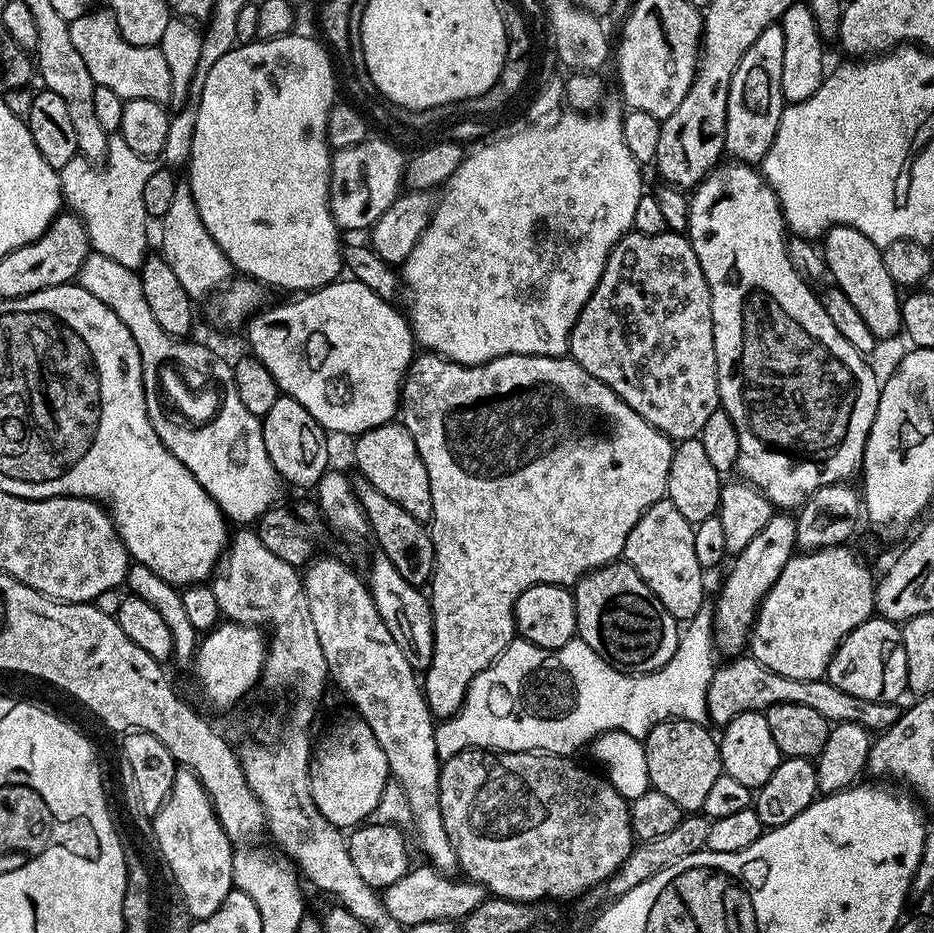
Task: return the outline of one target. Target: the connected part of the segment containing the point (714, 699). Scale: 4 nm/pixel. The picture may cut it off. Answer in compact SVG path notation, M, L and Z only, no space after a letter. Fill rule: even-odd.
M741 654L724 663L712 675L708 691L708 720L717 726L730 723L740 712L764 712L775 704L794 702L798 706L810 706L810 710L818 710L818 714L822 714L822 718L832 724L854 722L867 728L869 733L879 734L889 728L902 711L899 703L866 702L866 698L854 698L852 694L838 690L838 686L831 684L827 678L799 680L774 674L774 670L762 666L762 662L755 660L751 654Z

